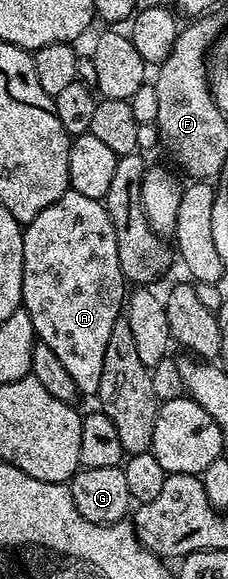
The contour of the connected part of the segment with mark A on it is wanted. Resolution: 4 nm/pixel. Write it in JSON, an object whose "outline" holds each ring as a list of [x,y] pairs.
{"outline":[[[71,190],[64,192],[58,202],[46,206],[23,229],[24,234],[24,277],[22,278],[22,308],[28,313],[30,322],[36,331],[36,338],[39,343],[50,346],[54,350],[54,355],[62,366],[66,366],[66,371],[70,378],[74,378],[74,386],[81,397],[96,396],[98,386],[102,382],[102,358],[106,358],[106,342],[110,338],[110,329],[114,326],[116,320],[121,319],[122,309],[126,303],[126,281],[122,274],[122,266],[118,266],[118,238],[114,238],[114,222],[110,222],[110,214],[107,207],[101,201],[94,198],[86,198],[86,194],[78,194]]]}

